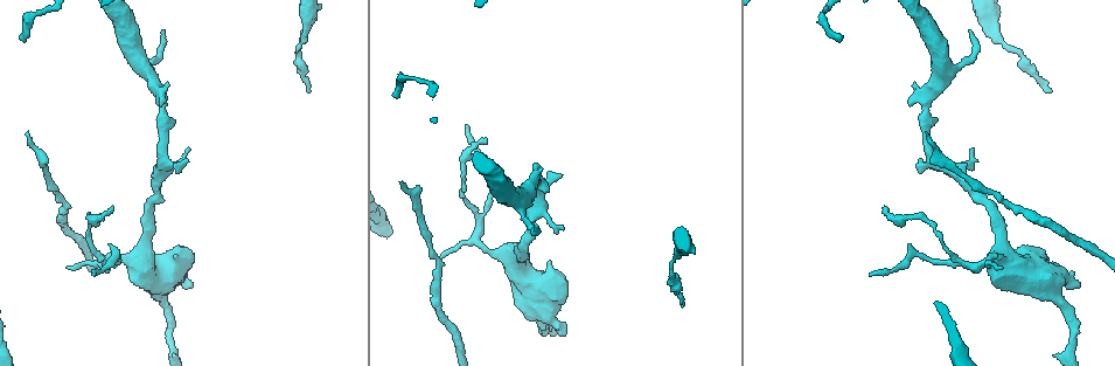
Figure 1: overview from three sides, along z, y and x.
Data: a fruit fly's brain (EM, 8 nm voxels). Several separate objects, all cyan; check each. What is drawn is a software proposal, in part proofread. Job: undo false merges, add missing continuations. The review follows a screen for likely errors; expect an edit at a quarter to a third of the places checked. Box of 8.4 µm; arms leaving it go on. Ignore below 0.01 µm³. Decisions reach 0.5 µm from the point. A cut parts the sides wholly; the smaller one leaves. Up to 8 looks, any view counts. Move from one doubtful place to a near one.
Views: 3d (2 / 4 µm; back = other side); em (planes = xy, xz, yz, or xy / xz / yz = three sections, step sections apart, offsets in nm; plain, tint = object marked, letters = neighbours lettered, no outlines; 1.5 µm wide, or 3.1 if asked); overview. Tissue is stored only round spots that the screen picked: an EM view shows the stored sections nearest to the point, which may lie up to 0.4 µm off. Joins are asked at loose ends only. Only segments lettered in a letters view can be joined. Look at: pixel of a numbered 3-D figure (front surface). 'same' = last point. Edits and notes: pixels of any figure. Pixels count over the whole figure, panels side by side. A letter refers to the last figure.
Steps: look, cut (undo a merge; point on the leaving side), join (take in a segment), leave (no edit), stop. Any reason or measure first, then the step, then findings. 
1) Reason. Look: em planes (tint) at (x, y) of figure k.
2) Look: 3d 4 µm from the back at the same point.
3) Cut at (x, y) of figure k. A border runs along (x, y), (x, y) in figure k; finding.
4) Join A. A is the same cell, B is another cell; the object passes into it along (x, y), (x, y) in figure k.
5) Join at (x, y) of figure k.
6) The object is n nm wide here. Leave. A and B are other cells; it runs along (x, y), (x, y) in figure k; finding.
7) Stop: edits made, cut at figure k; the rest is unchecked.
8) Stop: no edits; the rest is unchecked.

Thick turns thin. Look: 3d 4 µm at (534, 300) of figure 1.

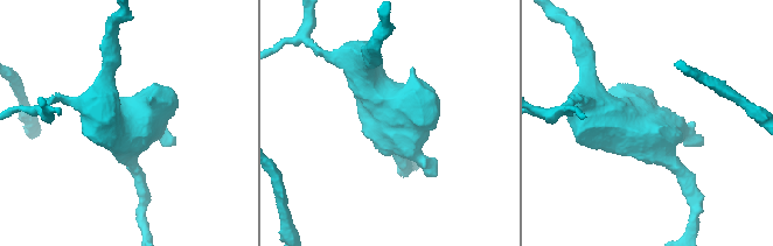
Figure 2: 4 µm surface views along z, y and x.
Now the EM. Look: em planes (letters) at (390, 128) of figure 2.

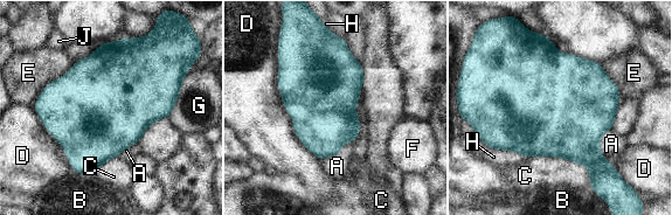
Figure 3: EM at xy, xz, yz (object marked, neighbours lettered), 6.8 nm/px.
The longest contact is with D, 750 nm. Leave. A, B, C, D, E, F, G, H and J are other cells; one neuron here.

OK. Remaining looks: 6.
Branch point. Look: em xy step 4 (tint) at (478, 220) of figure 1.

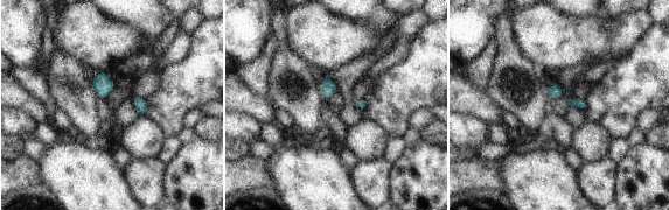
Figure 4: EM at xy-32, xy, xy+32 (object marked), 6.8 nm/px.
Another direction. Look: em planes (letters) at the same point.

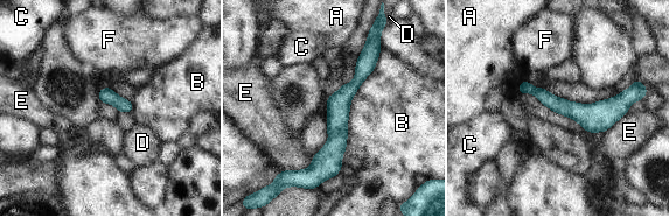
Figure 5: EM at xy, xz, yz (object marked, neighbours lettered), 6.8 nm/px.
Leave. A, B, C, D, E and F are other cells; it runs along (368, 46), (321, 175) in figure 5; all the same neuron.

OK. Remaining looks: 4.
Thin end. Look: 3d 4 µm at (1051, 91) of figure 1.

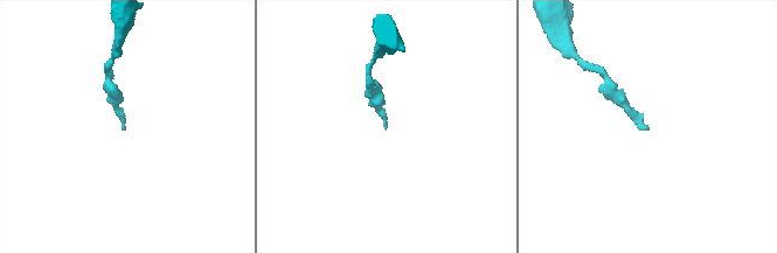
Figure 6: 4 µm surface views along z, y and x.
Shape alone is not enough. Look: em planes (letters) at (123, 127) of figure 6.

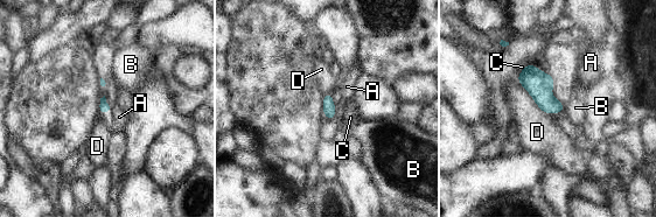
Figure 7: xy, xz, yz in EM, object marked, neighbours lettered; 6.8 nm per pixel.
The longest contact is with D, 320 nm. Leave. A, B, C and D are other cells; a border runs along (516, 77), (545, 113) in figure 7; no lettered segment goes on from it.

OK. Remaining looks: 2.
Stop: no edits; the rest is unchecked.

